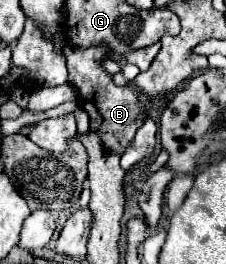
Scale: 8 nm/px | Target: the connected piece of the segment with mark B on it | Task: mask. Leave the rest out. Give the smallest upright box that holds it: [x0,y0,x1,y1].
[65,47,147,153]

